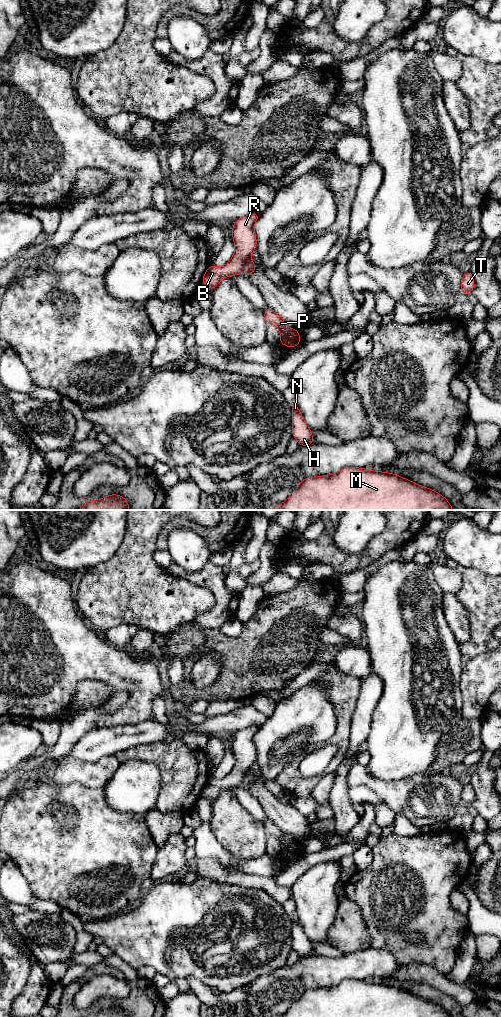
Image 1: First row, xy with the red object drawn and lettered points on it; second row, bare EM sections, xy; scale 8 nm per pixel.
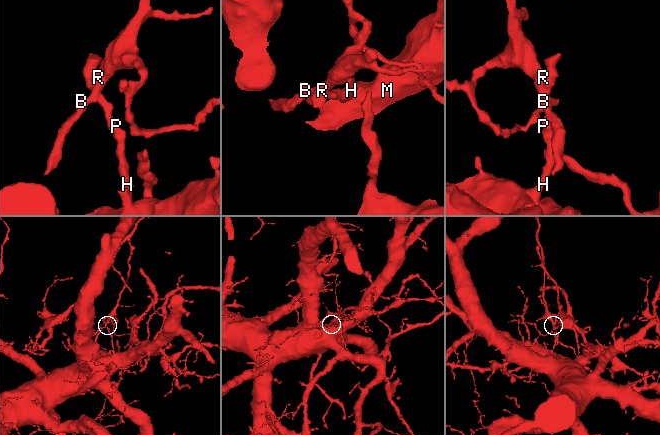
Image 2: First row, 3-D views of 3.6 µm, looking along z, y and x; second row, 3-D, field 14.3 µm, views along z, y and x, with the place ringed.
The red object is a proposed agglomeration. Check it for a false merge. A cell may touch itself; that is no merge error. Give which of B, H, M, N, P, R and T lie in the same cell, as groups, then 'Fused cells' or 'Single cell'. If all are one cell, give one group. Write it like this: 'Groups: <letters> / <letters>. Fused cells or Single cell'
Groups: B R T / H M N P. Fused cells

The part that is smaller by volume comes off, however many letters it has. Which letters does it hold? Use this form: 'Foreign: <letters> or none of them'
Foreign: B, R, T

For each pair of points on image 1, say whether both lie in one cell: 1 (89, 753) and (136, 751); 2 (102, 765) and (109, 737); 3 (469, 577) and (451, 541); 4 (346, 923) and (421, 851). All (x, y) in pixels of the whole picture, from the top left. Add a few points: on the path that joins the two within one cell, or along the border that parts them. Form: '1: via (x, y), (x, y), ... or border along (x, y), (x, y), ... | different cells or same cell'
1: border along (141, 744), (123, 749), (115, 755) | different cells
2: border along (114, 754), (102, 756), (92, 761), (81, 760) | different cells
3: border along (465, 568), (475, 568), (488, 575) | different cells
4: border along (345, 896), (357, 904), (368, 932) | different cells

